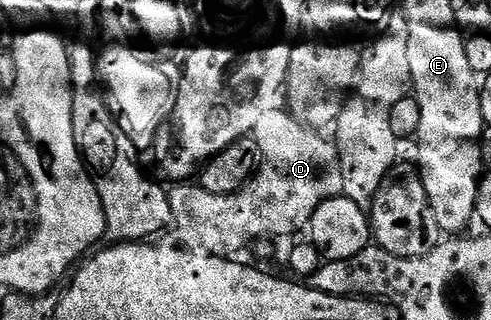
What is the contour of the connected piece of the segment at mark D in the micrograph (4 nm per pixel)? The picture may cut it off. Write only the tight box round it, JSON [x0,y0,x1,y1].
[167,108,343,258]

